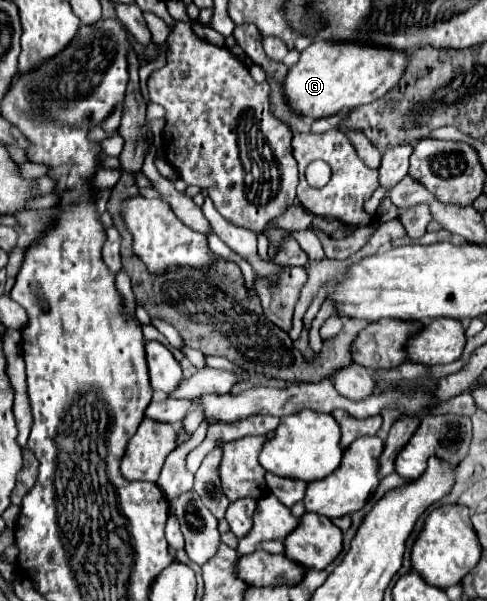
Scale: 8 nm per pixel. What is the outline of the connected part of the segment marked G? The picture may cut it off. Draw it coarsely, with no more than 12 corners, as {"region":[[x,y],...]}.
{"region":[[311,43],[283,81],[299,117],[381,99],[407,55]]}

